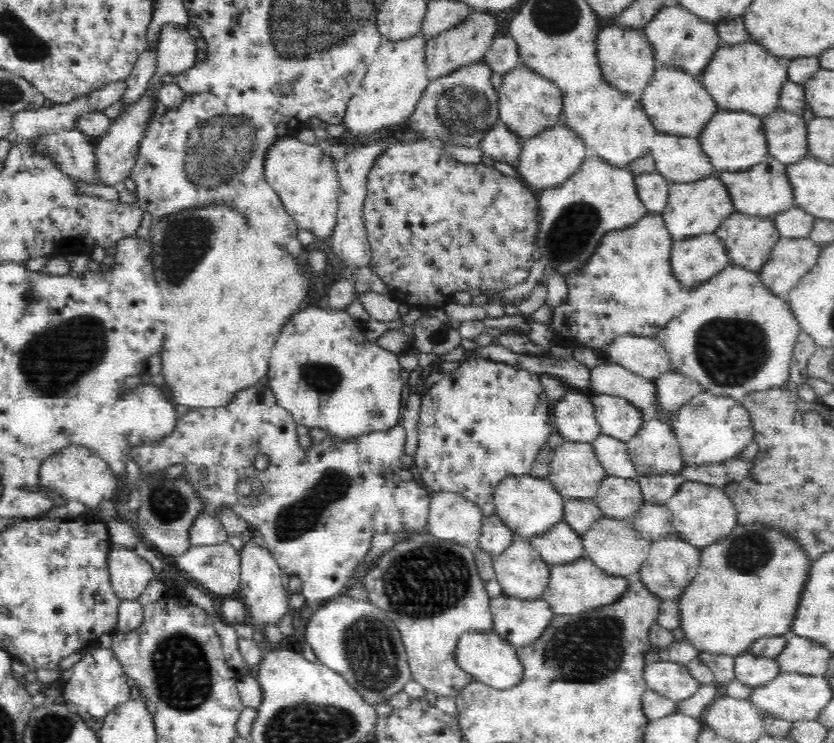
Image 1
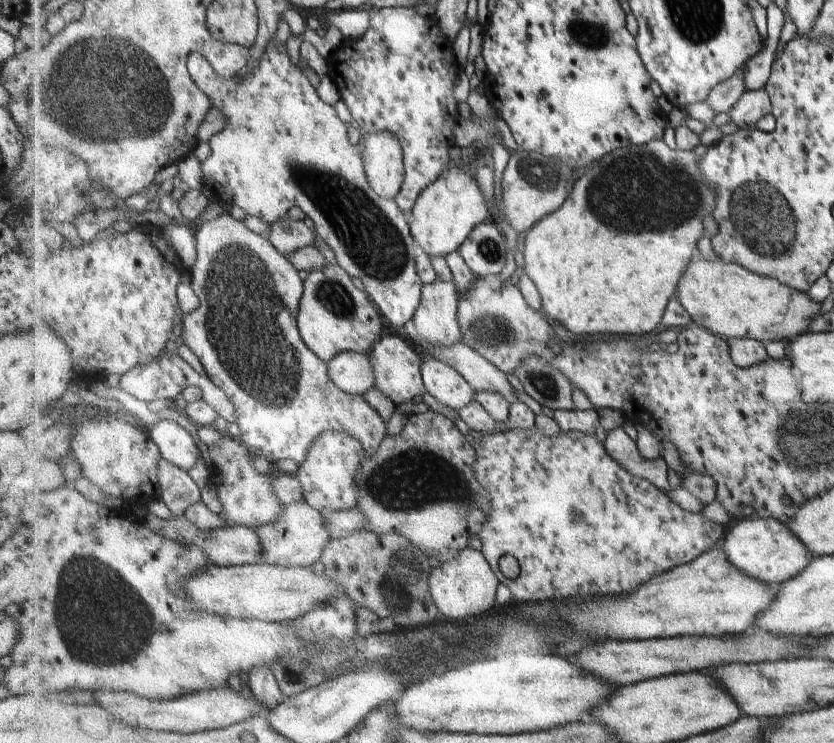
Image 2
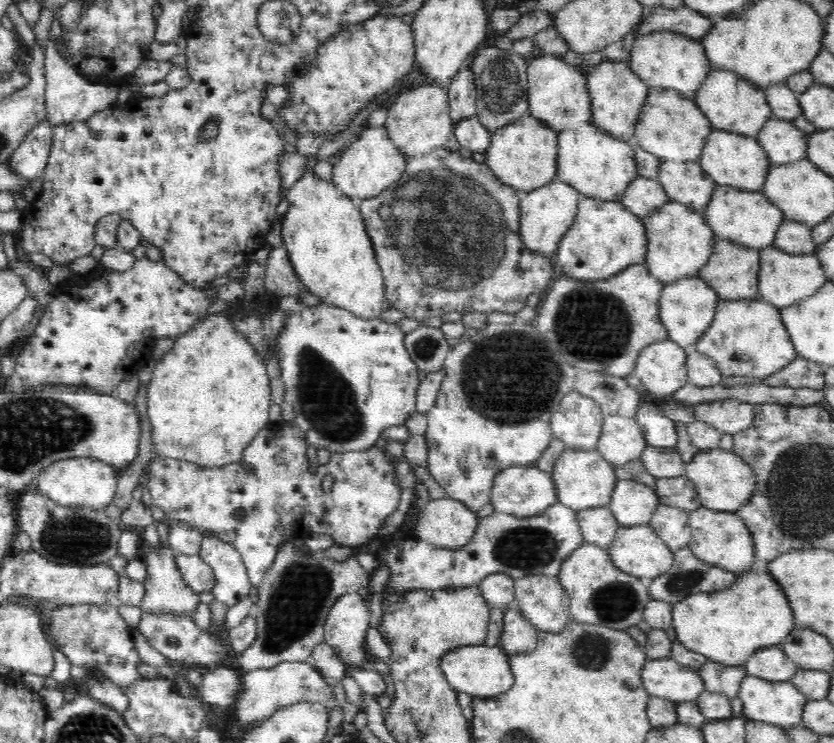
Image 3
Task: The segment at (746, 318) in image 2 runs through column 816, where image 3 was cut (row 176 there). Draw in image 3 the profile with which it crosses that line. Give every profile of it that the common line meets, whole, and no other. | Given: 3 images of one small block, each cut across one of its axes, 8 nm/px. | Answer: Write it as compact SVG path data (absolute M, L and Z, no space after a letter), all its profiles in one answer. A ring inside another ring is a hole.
M306 170L302 178L284 192L284 198L291 206L281 220L283 246L308 292L318 296L322 303L340 306L360 318L380 318L384 311L384 285L374 246L365 230L364 217L357 202L341 192L332 181L319 178L312 170Z

